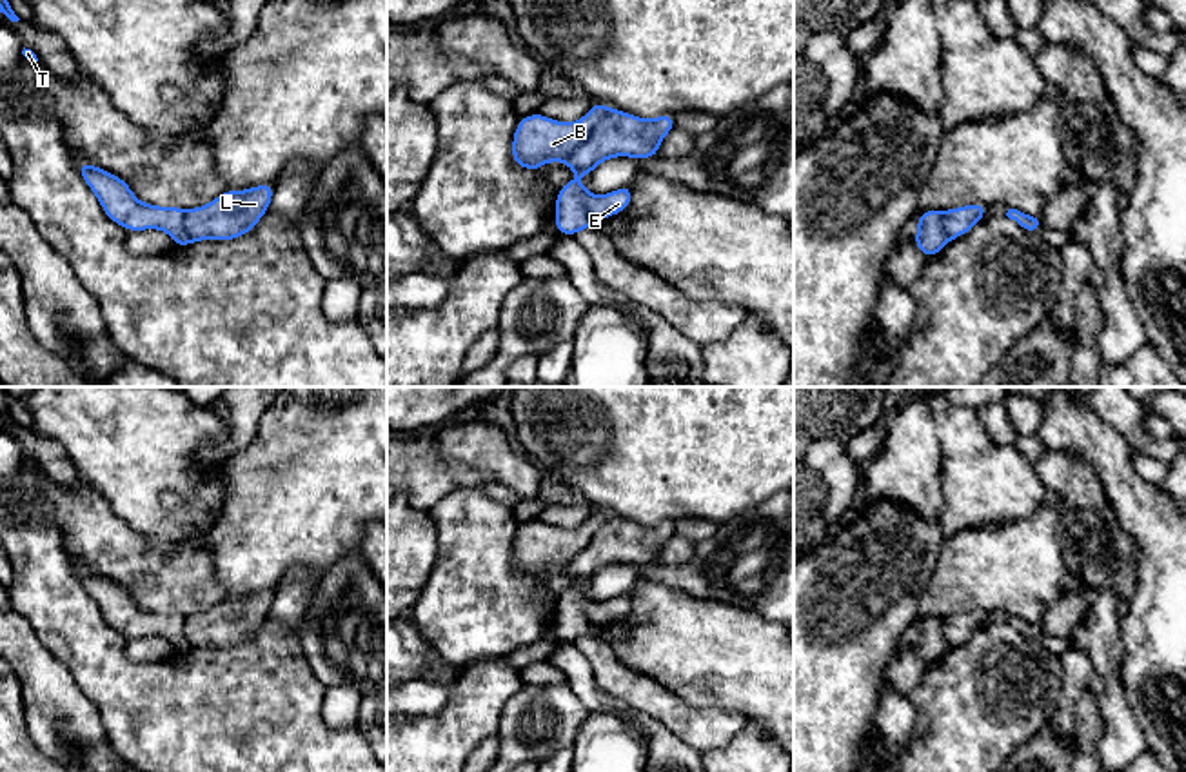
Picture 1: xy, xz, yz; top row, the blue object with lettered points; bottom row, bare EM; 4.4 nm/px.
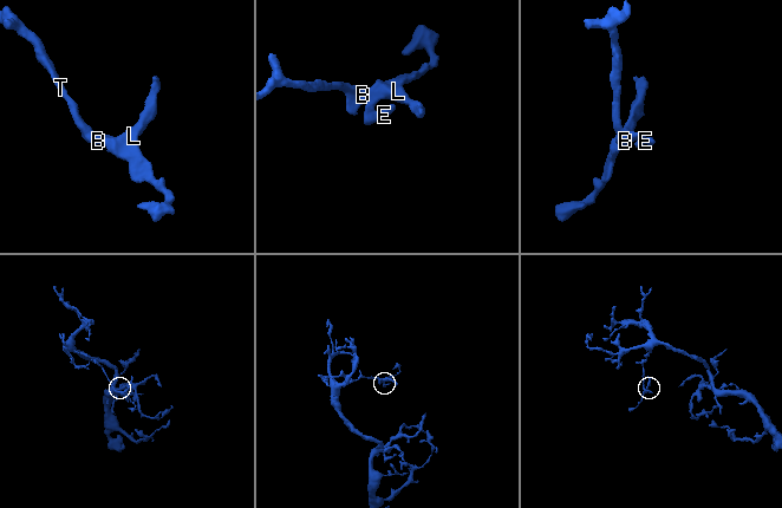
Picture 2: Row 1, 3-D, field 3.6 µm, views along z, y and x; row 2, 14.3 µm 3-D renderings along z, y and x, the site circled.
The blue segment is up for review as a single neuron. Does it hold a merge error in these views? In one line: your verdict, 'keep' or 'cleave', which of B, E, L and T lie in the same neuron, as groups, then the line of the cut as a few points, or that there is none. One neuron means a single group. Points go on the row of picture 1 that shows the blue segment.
cleave; groups B T / E L; cut xz (611, 109), (565, 160)

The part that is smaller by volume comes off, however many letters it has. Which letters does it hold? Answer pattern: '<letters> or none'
E, L

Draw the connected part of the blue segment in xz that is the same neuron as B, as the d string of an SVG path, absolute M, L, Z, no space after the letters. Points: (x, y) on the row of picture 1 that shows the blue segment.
M596 102L574 124L563 124L538 113L523 116L512 140L514 163L538 171L547 162L567 162L608 111L608 105Z

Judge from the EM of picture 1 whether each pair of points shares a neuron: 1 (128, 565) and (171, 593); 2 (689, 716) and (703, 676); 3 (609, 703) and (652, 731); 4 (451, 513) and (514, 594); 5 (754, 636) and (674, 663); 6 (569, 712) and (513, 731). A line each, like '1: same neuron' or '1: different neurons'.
1: same neuron
2: different neurons
3: same neuron
4: same neuron
5: same neuron
6: same neuron

